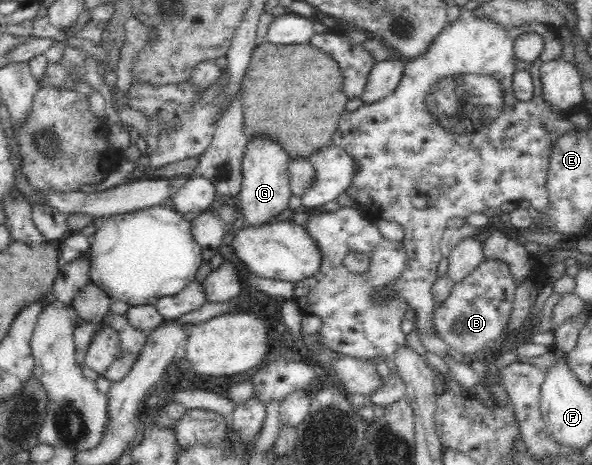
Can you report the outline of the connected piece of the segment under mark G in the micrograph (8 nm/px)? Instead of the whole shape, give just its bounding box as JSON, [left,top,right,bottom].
[238,133,292,225]

